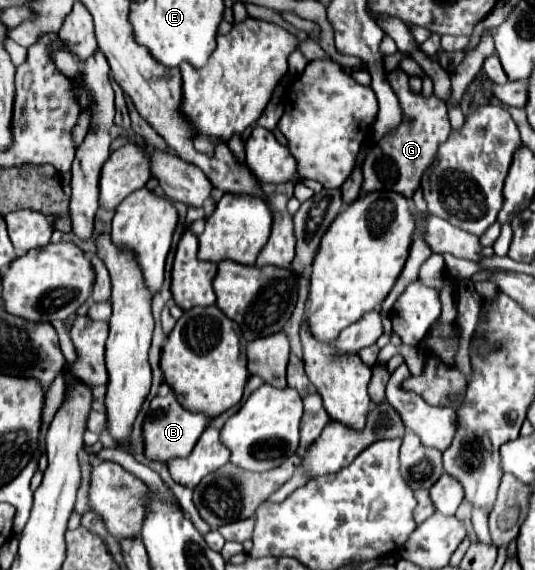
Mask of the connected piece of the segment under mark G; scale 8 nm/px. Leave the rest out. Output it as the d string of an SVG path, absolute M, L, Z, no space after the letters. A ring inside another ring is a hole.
M394 69L392 73L388 73L388 83L390 83L390 87L394 89L394 93L400 101L402 121L392 133L386 133L366 153L364 163L362 163L364 183L362 183L360 193L368 195L368 193L374 193L374 191L388 189L388 191L396 191L396 193L404 195L406 199L412 199L414 191L420 185L422 173L432 163L438 145L448 139L452 127L450 127L450 121L448 121L446 103L442 99L438 99L436 95L424 97L422 93L414 93L408 85L408 75L404 71Z

